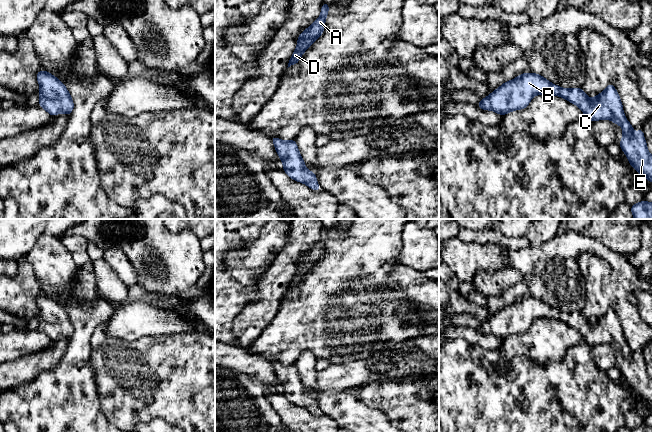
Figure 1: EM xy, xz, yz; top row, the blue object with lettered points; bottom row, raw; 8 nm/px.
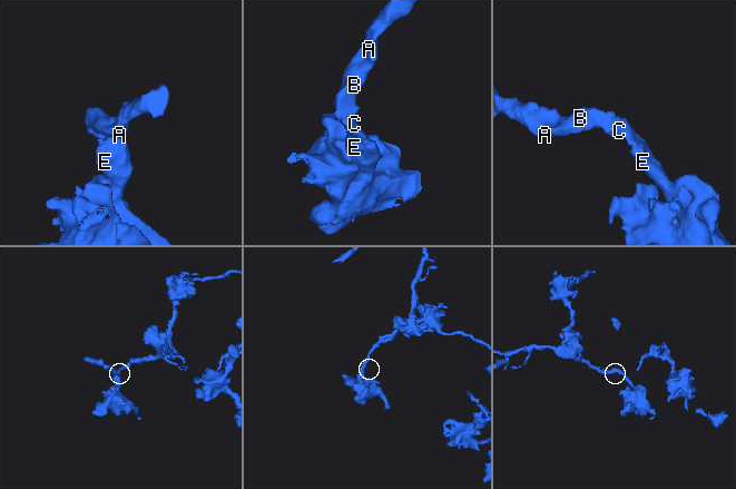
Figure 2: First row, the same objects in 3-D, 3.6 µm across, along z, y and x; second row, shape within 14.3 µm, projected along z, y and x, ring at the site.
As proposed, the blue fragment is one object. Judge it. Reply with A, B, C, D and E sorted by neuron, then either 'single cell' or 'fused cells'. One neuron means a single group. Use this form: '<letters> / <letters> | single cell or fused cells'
A B C D E | single cell

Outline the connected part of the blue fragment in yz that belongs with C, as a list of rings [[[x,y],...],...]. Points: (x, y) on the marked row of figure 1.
[[[523,73],[502,84],[477,105],[482,110],[492,110],[504,116],[511,111],[526,108],[531,99],[539,94],[563,97],[577,105],[591,122],[607,119],[617,126],[621,125],[623,139],[618,143],[629,159],[630,166],[652,182],[652,154],[647,150],[643,129],[640,127],[638,133],[633,132],[633,126],[624,115],[619,94],[612,83],[602,93],[589,99],[582,87],[565,89],[552,84],[539,74]]]

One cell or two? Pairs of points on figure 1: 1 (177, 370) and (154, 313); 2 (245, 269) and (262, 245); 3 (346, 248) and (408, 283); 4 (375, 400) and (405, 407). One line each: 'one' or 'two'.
1: two
2: one
3: two
4: one

